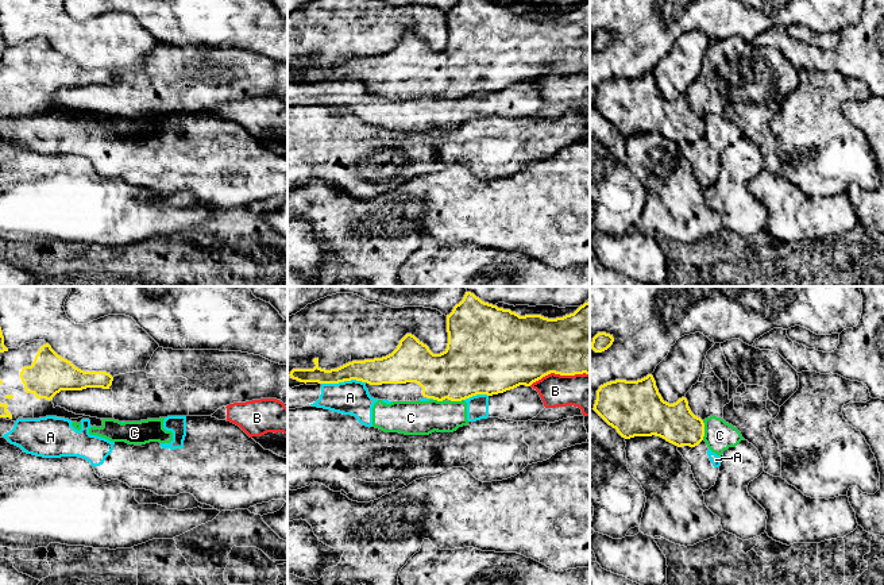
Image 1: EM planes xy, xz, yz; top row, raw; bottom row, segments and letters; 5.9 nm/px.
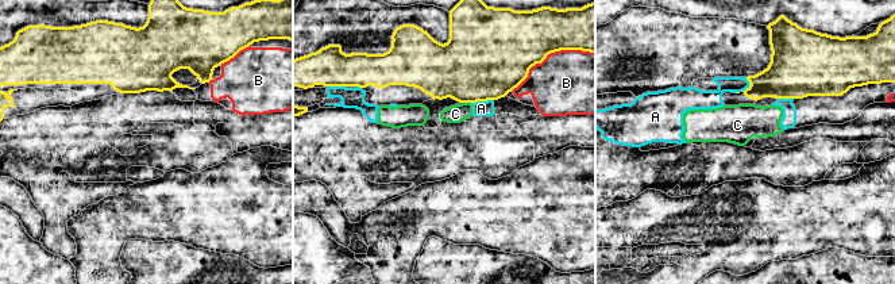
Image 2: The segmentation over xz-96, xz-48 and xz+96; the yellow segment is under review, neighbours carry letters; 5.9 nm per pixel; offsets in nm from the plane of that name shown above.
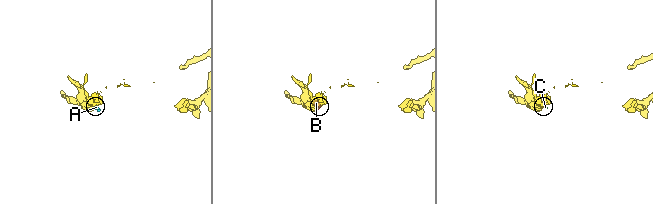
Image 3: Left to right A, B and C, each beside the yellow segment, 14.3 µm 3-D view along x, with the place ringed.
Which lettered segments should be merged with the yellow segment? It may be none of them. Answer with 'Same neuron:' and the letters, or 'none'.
Same neuron: none

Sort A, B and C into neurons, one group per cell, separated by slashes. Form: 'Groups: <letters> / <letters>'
Groups: A C / B

